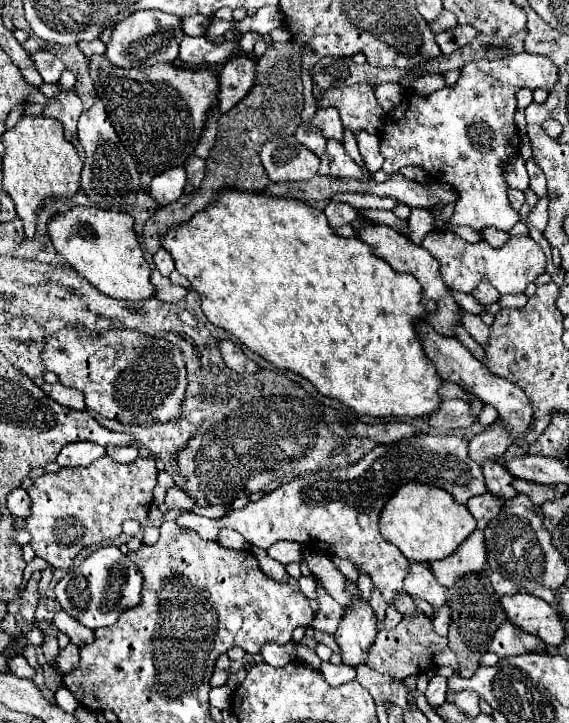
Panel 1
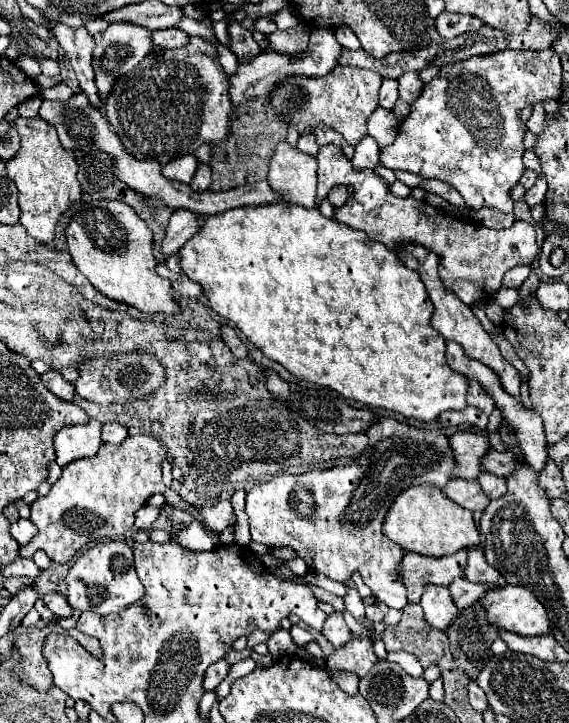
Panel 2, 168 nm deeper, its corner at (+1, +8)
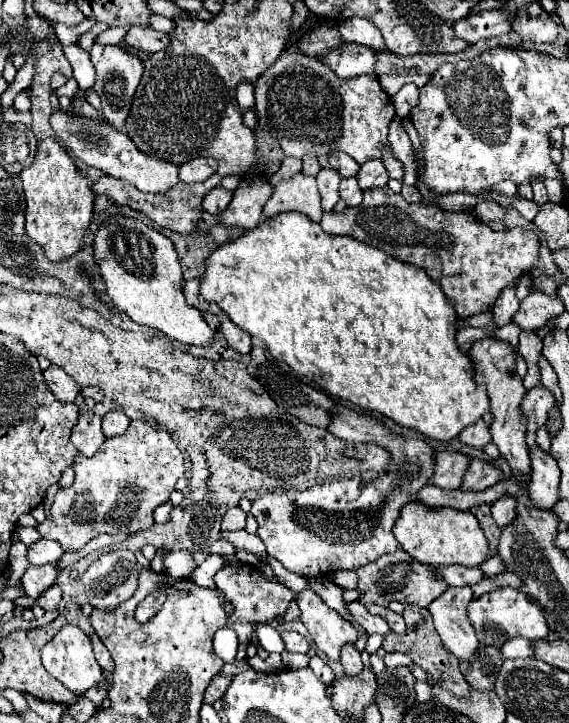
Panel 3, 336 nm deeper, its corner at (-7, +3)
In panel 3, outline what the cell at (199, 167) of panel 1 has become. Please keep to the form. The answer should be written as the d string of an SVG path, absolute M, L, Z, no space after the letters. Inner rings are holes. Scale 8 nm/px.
M215 187L213 191L209 191L205 197L203 197L203 209L207 213L221 213L227 209L227 205L231 203L231 197L233 193L223 189L223 187Z

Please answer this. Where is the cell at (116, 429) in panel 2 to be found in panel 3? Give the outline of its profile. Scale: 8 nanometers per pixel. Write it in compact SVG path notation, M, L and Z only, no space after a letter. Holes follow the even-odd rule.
M111 411L103 417L103 431L105 437L115 437L115 435L123 435L129 427L129 417L123 411Z

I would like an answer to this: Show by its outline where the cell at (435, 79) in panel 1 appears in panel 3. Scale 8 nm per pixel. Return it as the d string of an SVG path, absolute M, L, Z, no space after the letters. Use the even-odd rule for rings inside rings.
M413 83L403 85L403 87L399 89L399 93L393 95L393 105L397 105L395 111L397 111L399 117L409 115L411 109L413 109L417 103L419 103L419 87L415 87Z

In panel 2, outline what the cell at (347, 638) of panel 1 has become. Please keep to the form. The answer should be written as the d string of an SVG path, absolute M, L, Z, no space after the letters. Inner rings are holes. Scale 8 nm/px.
M351 636L351 642L347 642L347 646L343 646L343 650L335 650L327 658L327 668L331 672L351 672L361 678L369 672L369 668L375 662L377 662L377 656L373 652L371 640Z

